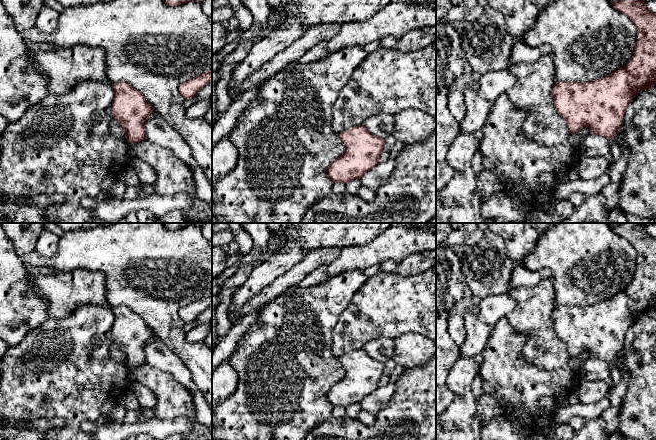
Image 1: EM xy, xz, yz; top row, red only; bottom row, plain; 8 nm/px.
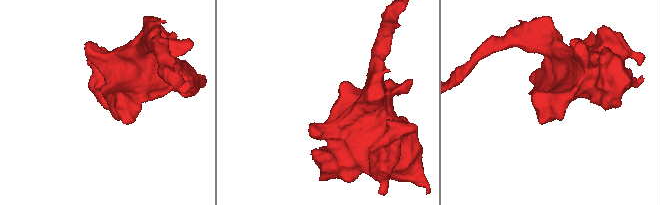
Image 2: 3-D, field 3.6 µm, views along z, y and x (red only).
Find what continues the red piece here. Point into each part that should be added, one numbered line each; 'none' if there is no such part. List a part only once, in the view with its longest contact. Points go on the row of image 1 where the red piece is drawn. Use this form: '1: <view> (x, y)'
none

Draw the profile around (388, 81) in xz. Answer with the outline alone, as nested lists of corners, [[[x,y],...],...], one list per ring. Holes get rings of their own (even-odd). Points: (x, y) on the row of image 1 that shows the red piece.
[[[436,41],[411,53],[380,48],[370,53],[355,69],[351,79],[338,95],[332,114],[332,129],[341,133],[380,113],[396,114],[405,109],[420,109],[436,118]]]

